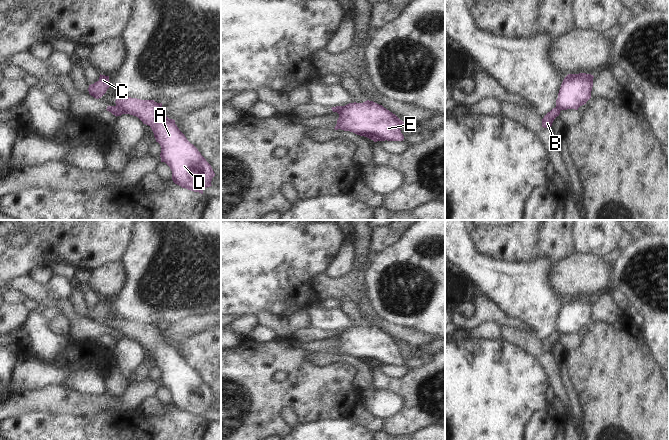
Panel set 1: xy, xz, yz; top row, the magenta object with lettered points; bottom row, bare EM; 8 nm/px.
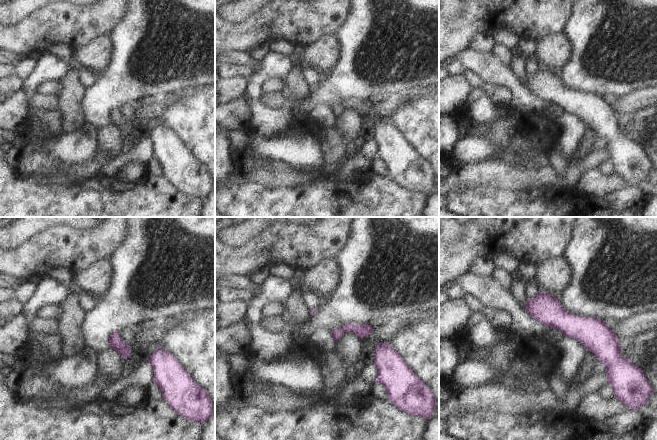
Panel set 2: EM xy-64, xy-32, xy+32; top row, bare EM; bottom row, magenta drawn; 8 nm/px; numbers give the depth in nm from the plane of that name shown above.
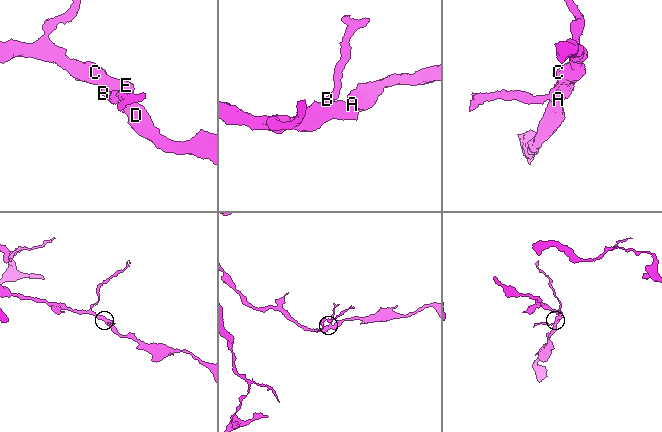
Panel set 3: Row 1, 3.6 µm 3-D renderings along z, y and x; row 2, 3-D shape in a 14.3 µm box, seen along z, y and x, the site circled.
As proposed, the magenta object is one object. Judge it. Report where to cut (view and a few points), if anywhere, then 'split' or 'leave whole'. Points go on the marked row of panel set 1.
xy (116, 105), (124, 113) | split

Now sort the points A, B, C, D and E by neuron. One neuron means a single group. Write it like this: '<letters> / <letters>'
A C D E / B

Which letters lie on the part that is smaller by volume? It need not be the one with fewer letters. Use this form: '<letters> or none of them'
B

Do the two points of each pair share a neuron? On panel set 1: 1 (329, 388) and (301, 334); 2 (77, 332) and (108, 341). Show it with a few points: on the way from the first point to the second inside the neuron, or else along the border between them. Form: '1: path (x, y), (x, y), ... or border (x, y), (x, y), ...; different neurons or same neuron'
1: border (294, 337), (298, 341); different neurons
2: border (94, 340), (104, 334), (108, 334), (116, 340); different neurons

